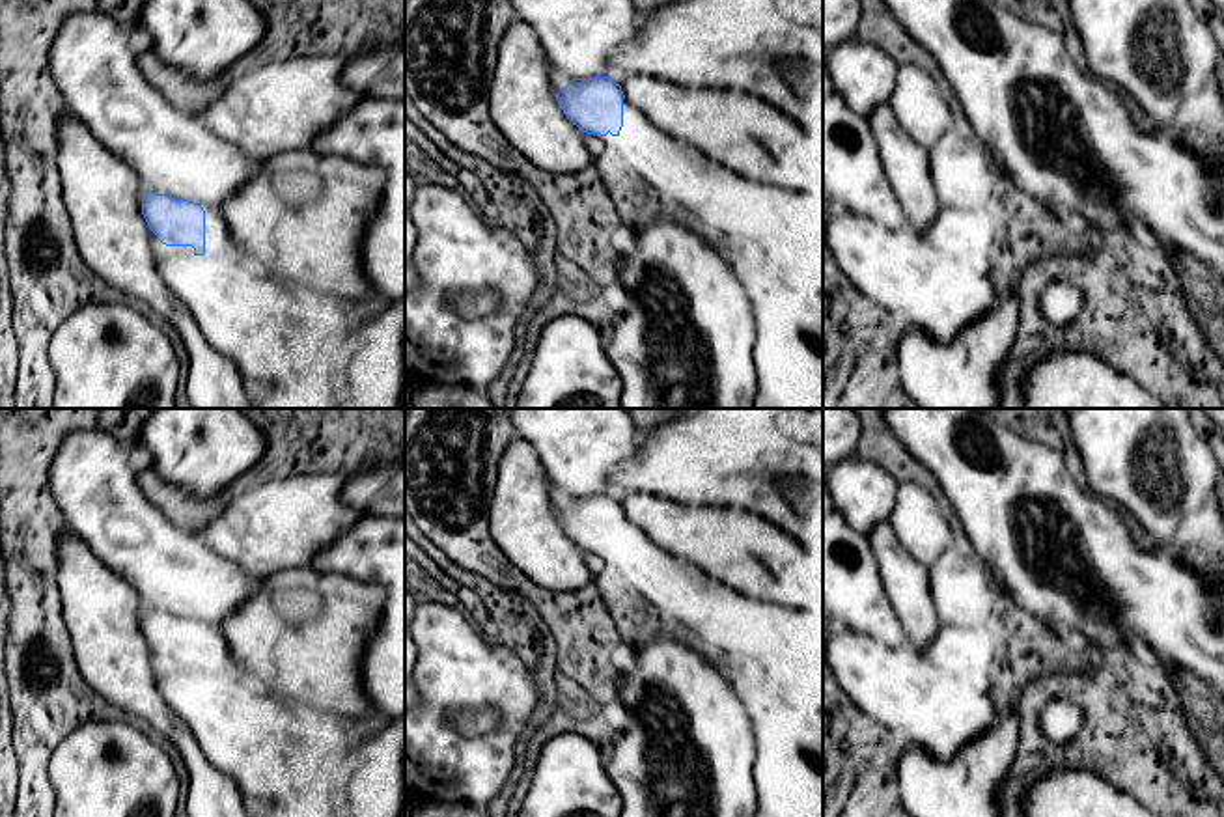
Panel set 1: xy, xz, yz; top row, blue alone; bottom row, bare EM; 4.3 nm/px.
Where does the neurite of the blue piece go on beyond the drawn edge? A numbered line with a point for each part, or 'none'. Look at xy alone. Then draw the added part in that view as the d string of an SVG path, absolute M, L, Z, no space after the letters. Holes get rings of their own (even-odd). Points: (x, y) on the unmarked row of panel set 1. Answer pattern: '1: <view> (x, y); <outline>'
1: xy (219, 661); M203 623L205 629L205 672L203 675L209 679L244 679L263 692L272 694L263 681L254 677L250 672L243 670L237 658L231 655L222 632L220 625Z

